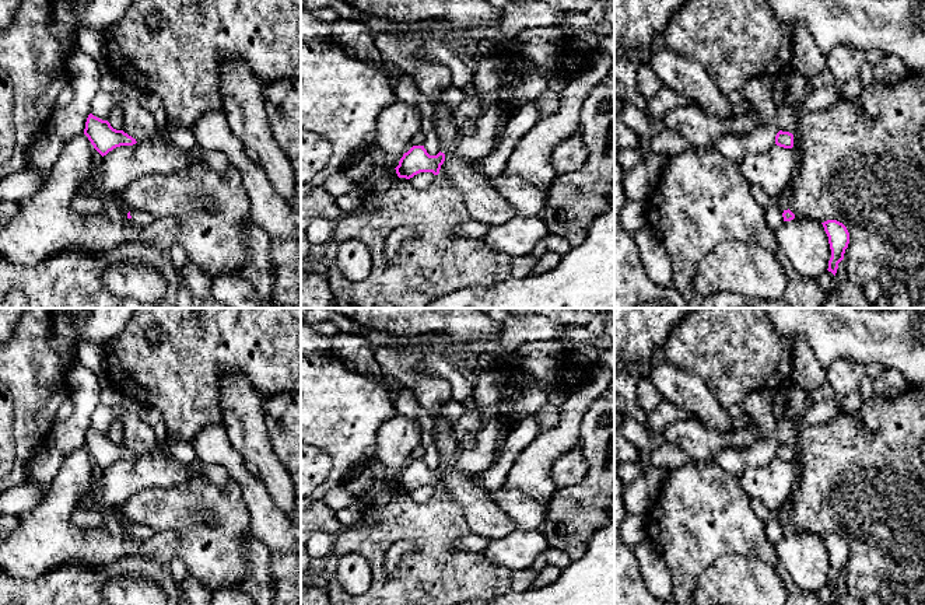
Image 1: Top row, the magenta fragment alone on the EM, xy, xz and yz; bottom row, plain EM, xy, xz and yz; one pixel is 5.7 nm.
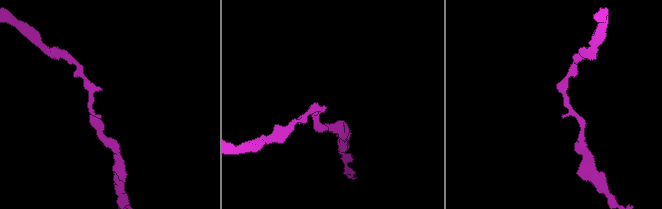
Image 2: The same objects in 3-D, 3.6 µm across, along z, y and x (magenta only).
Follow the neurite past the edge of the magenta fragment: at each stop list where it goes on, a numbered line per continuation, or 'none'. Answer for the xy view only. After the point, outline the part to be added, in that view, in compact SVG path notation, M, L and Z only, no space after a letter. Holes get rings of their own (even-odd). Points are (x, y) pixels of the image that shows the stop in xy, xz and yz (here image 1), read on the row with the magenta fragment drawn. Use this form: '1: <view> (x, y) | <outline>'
none

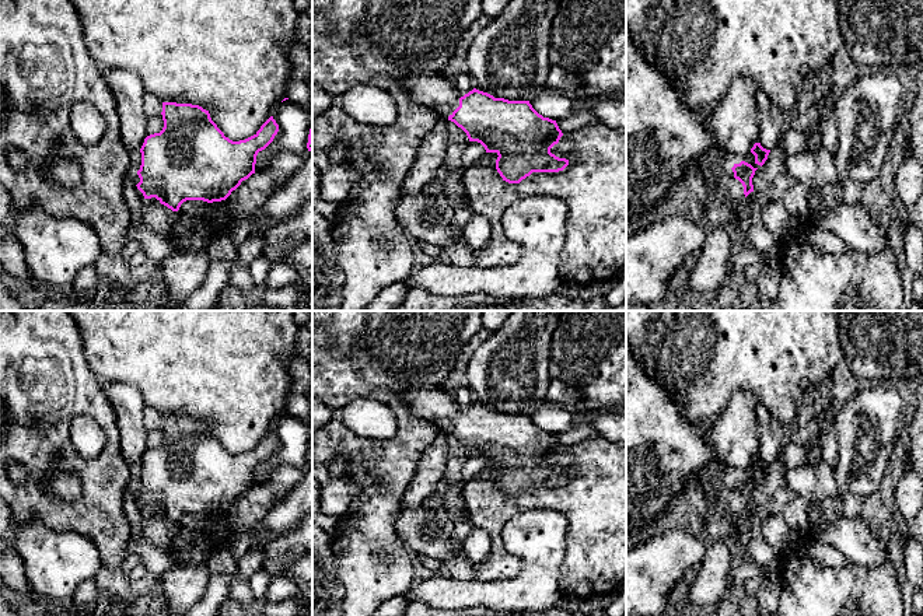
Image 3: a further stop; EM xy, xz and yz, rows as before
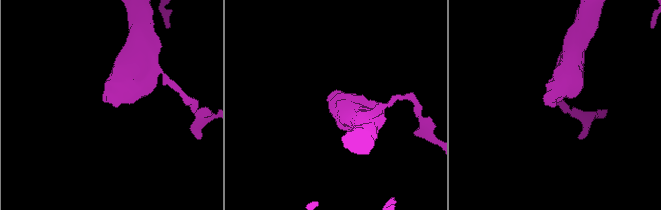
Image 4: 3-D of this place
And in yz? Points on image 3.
1: yz (726, 184) | M726 168L710 185L709 190L720 196L721 193L733 203L741 203L745 199L742 183L734 178L731 168Z

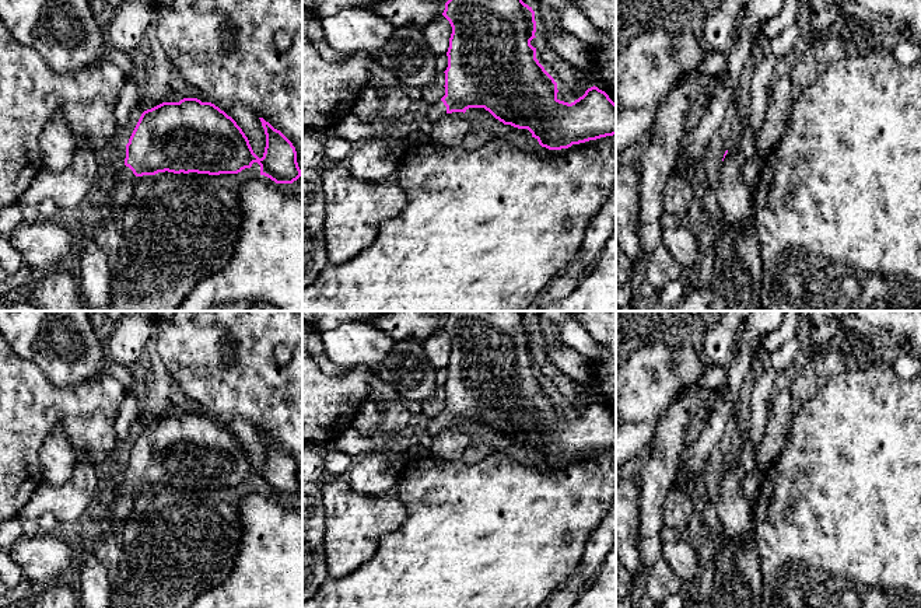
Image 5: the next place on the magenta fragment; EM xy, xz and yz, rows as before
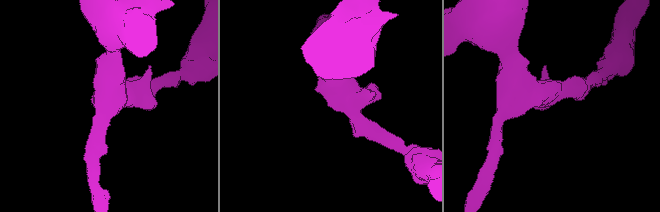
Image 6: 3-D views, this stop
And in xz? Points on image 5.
1: xz (436, 111) | M441 99L428 105L426 116L430 123L437 123L444 115L447 115L447 106Z

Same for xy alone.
1: xy (122, 196) | M125 165L120 172L120 184L118 185L115 192L108 195L105 205L108 213L112 212L113 209L125 209L133 202L134 178L136 175L133 174L133 171Z

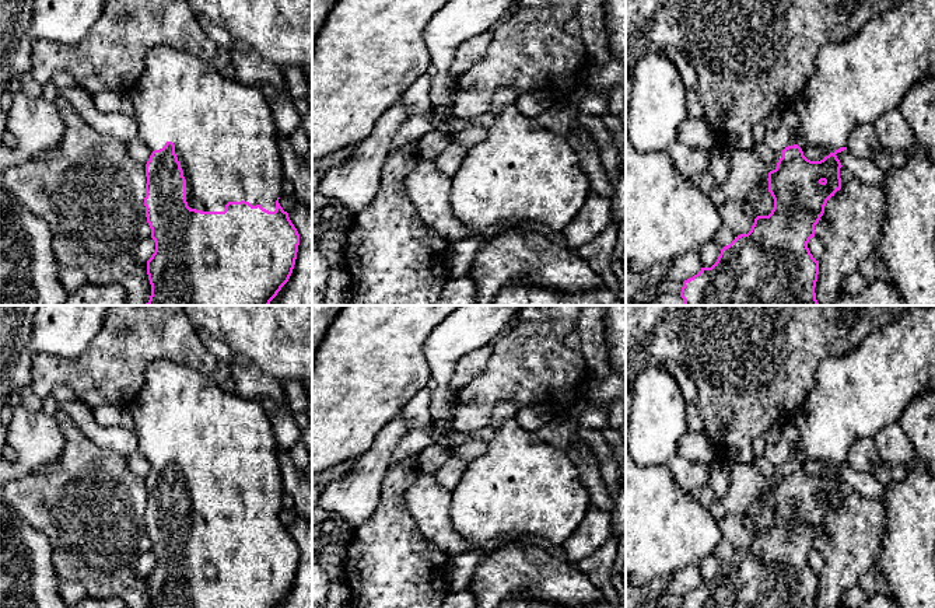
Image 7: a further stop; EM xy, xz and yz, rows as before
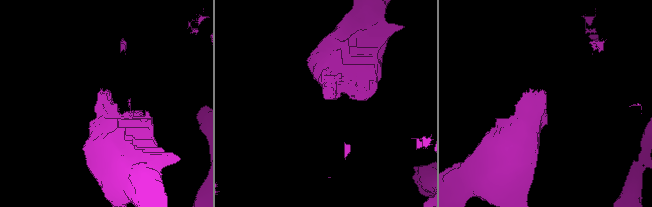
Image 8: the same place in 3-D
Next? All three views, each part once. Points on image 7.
1: xy (226, 139) | M162 45L147 53L144 71L129 98L134 106L136 134L150 151L162 148L167 141L175 144L190 209L224 212L228 202L245 200L276 210L284 174L277 127L259 87L241 84L209 63Z

